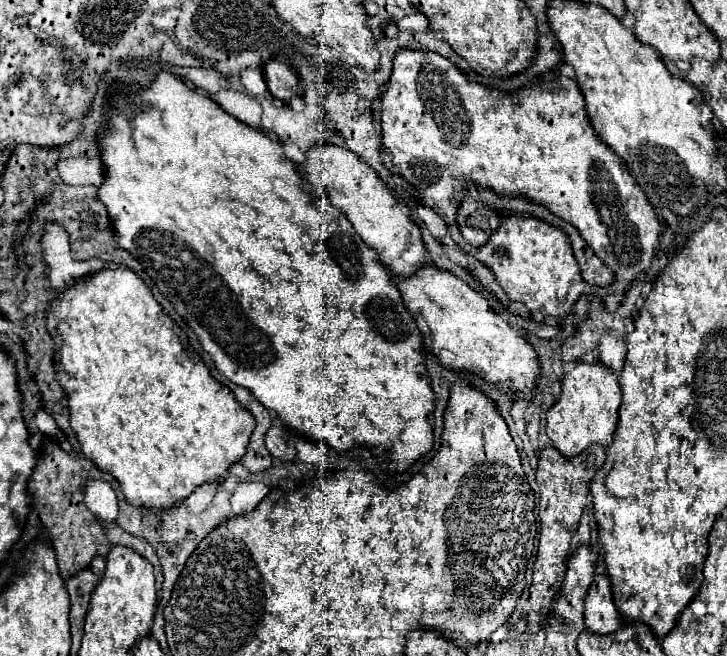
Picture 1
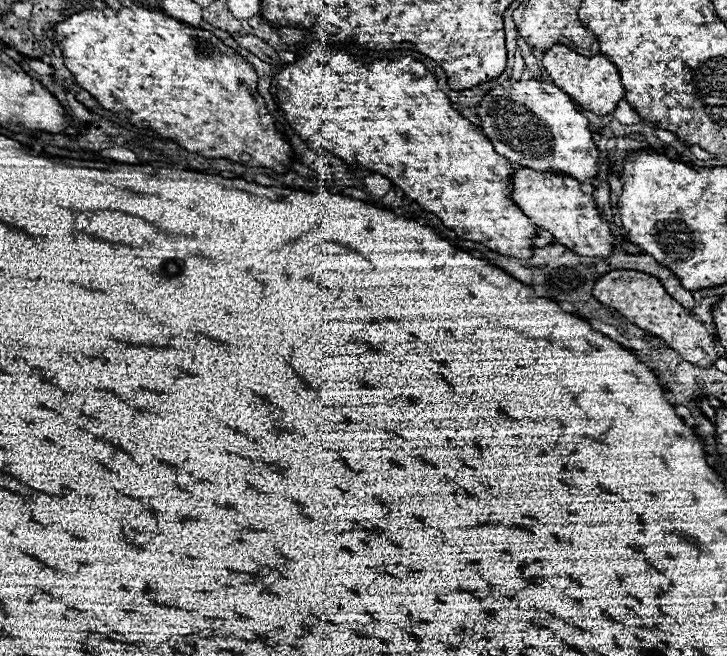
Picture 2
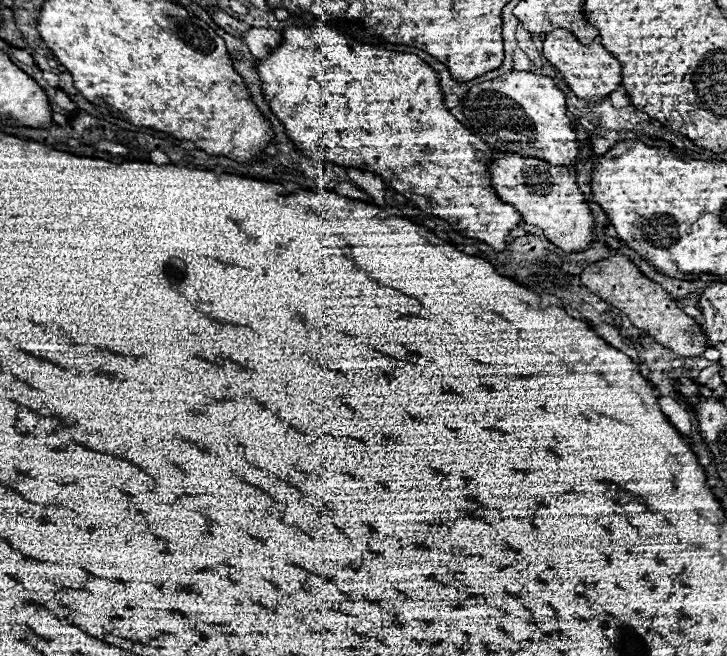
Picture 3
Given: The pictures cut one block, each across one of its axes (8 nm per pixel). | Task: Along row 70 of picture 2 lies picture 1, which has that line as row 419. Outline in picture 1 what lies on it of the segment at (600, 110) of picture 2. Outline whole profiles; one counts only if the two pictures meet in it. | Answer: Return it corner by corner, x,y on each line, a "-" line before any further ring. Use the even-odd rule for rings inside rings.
580,360
572,372
564,374
560,400
546,412
546,434
564,458
576,458
592,444
608,448
616,432
620,402
622,390
618,386
618,376
600,362
590,364

